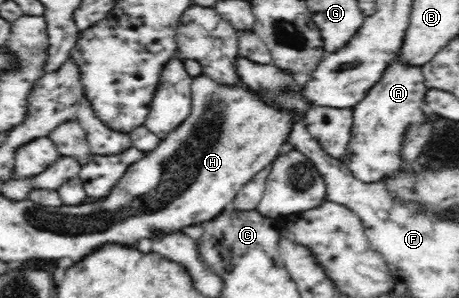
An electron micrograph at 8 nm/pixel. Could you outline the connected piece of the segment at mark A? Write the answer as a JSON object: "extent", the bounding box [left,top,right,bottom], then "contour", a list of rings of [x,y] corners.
{"extent":[341,59,429,183],"contour":[[[394,59],[385,69],[383,77],[377,82],[372,89],[359,101],[353,110],[353,123],[351,138],[348,147],[341,160],[346,167],[354,174],[354,177],[366,183],[386,181],[394,172],[401,169],[402,163],[401,150],[403,149],[402,141],[404,141],[404,133],[406,129],[414,127],[414,125],[422,125],[426,115],[429,113],[425,108],[425,80],[420,66],[410,66],[402,64]]]}

